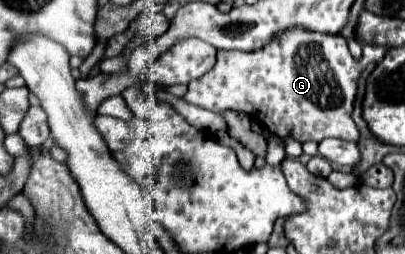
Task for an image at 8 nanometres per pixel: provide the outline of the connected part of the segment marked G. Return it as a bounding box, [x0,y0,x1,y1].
[185,29,387,143]

